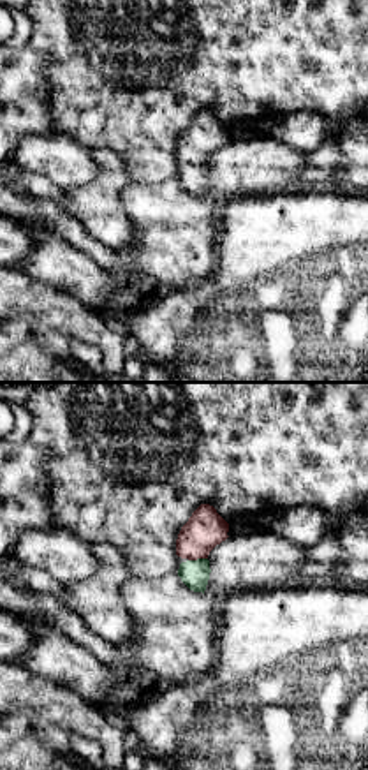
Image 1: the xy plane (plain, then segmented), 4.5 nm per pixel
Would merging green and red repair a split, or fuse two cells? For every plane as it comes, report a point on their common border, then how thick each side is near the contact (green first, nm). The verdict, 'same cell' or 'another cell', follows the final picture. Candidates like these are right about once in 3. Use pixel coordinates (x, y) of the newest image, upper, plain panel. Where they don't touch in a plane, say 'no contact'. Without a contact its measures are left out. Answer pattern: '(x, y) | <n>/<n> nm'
(198, 164) | 130/180 nm

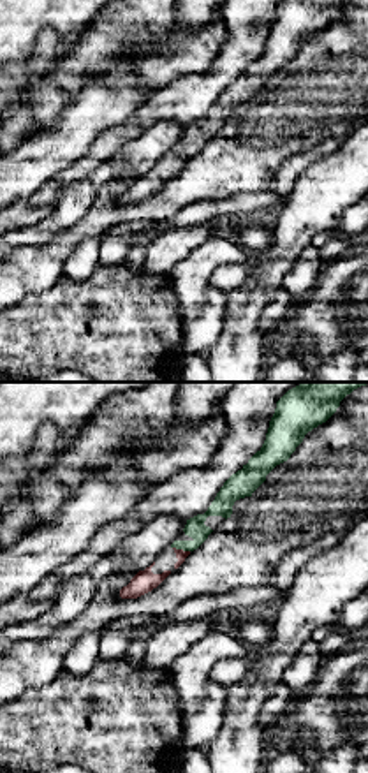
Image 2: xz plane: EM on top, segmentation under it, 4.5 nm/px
(182, 154) | 90/50 nm

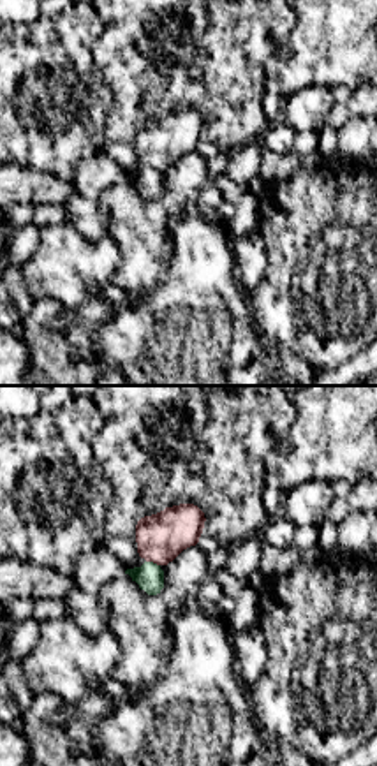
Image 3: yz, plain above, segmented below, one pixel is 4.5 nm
(152, 168) | 130/220 nm

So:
same cell

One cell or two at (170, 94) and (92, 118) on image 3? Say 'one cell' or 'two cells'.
two cells

